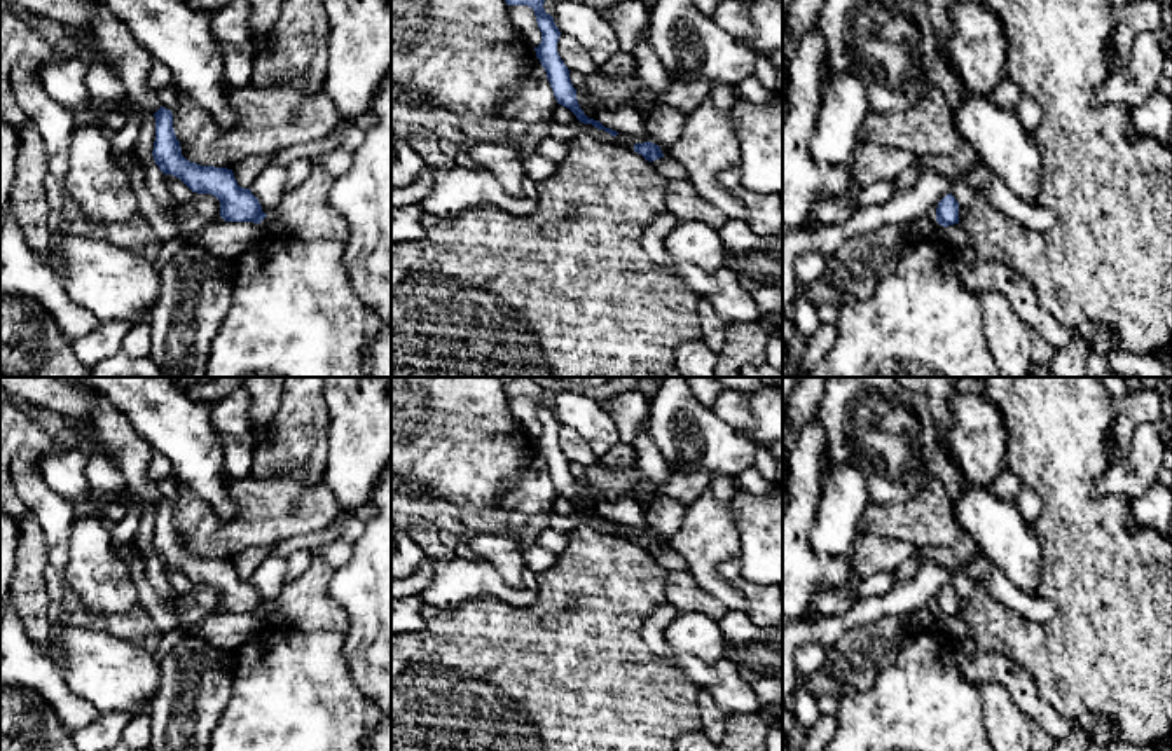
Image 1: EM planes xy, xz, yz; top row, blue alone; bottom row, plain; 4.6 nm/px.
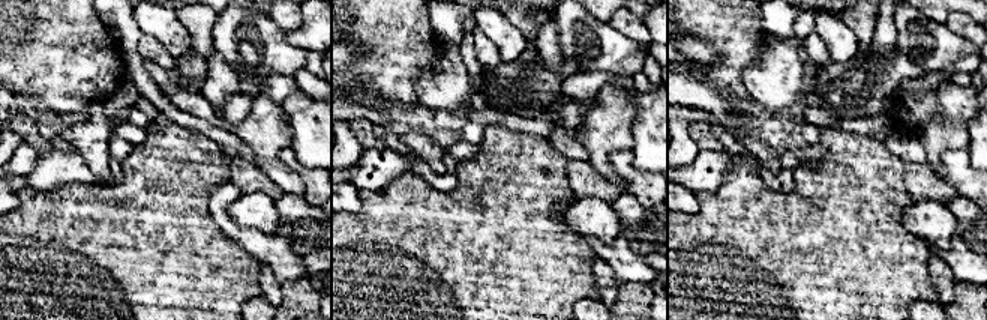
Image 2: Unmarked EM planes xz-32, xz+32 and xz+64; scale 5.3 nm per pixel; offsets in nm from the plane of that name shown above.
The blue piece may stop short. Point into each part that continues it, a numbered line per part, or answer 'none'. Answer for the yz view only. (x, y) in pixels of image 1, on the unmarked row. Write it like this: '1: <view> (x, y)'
none

